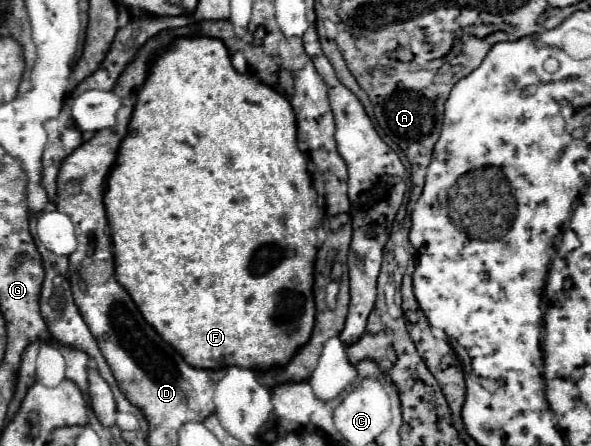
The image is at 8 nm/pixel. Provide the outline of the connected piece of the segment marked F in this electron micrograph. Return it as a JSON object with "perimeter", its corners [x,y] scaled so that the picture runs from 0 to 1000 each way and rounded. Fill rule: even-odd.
{"perimeter":[[[330,81],[296,85],[286,108],[266,126],[255,143],[242,197],[232,206],[228,251],[218,274],[218,300],[208,309],[195,372],[181,399],[178,422],[178,475],[188,507],[188,534],[195,547],[195,619],[201,574],[198,632],[222,659],[235,686],[242,713],[269,744],[269,753],[296,776],[323,821],[371,830],[381,821],[411,821],[425,830],[448,830],[462,816],[486,816],[499,785],[519,771],[530,722],[530,587],[536,570],[533,516],[543,507],[543,471],[536,462],[536,430],[526,413],[519,359],[503,332],[503,278],[499,251],[489,224],[465,197],[445,188],[428,166],[404,166],[391,148],[384,108],[367,85]]]}

